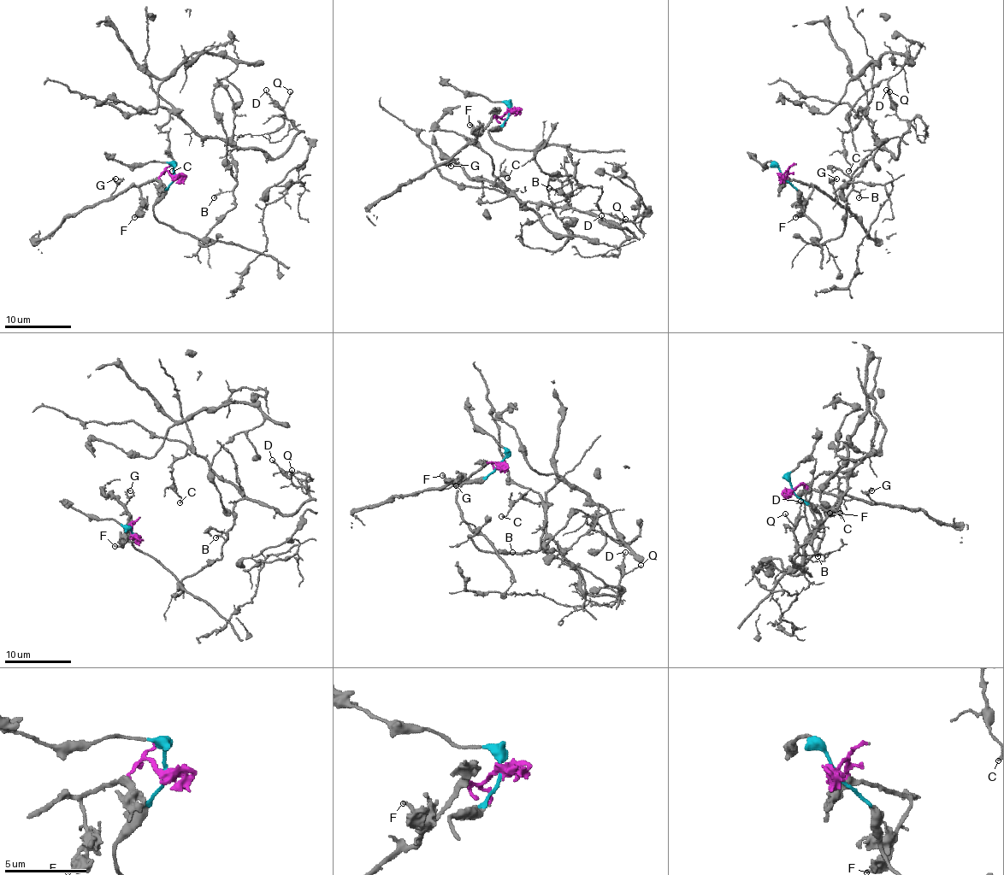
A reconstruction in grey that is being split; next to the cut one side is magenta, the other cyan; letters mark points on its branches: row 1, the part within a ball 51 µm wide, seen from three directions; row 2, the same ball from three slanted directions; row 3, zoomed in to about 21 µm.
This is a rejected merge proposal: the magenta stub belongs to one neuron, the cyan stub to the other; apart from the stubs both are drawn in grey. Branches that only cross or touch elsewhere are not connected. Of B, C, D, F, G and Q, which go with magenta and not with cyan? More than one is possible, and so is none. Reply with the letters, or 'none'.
F, G

